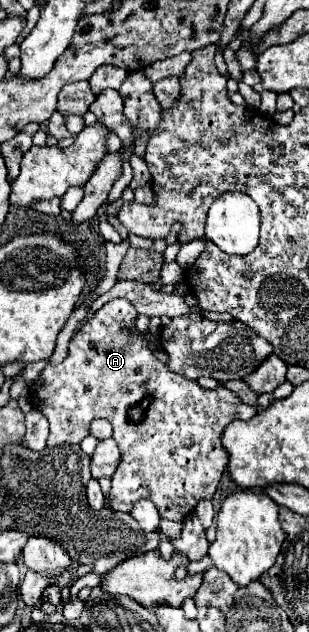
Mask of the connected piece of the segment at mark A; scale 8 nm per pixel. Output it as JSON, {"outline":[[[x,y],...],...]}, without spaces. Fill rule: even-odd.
{"outline":[[[116,298],[104,304],[88,322],[80,326],[80,330],[70,340],[70,352],[66,360],[58,366],[48,364],[40,374],[42,384],[36,392],[32,392],[30,402],[34,410],[42,412],[50,420],[50,436],[48,446],[58,444],[80,444],[82,438],[88,436],[88,426],[98,416],[110,416],[110,424],[114,428],[114,440],[118,442],[122,462],[112,476],[112,490],[110,490],[110,504],[116,512],[130,512],[132,504],[140,498],[148,498],[154,502],[162,518],[182,522],[202,498],[212,498],[216,486],[226,470],[228,452],[222,446],[222,432],[232,420],[248,420],[252,418],[258,408],[242,402],[232,390],[216,388],[204,390],[194,380],[188,380],[180,374],[168,370],[152,350],[148,348],[146,334],[138,332],[134,320],[138,312],[132,304],[124,298]],[[144,396],[150,398],[150,406],[146,412],[146,420],[142,424],[132,424],[128,420],[128,408],[138,404]]]}

